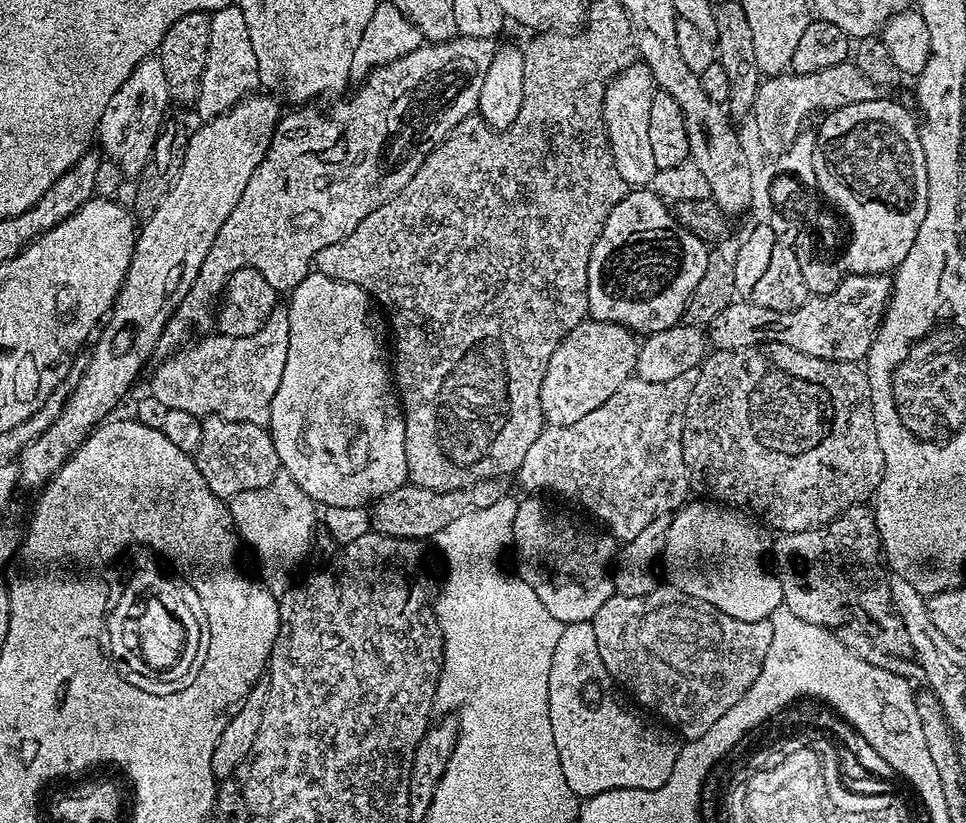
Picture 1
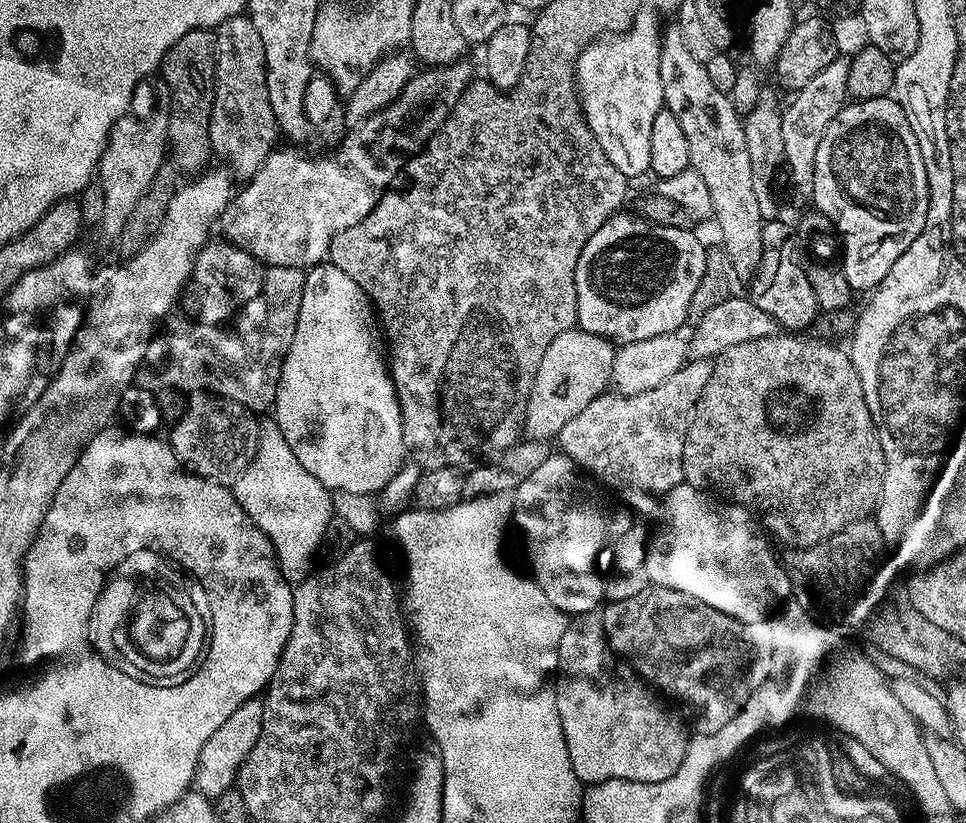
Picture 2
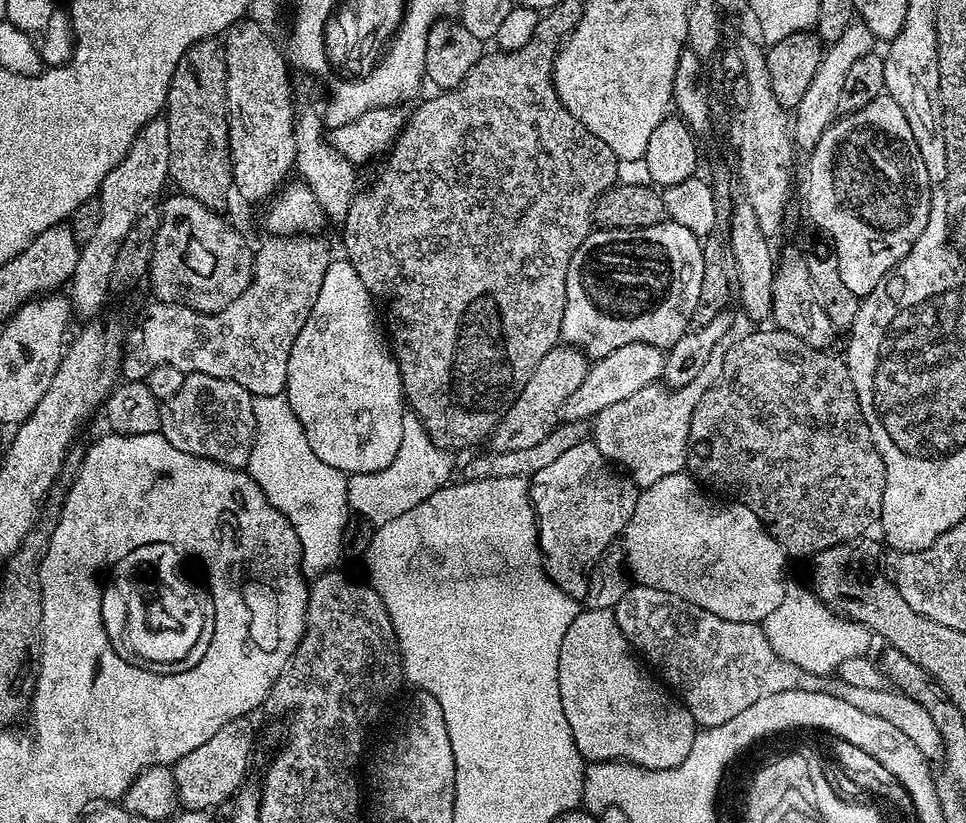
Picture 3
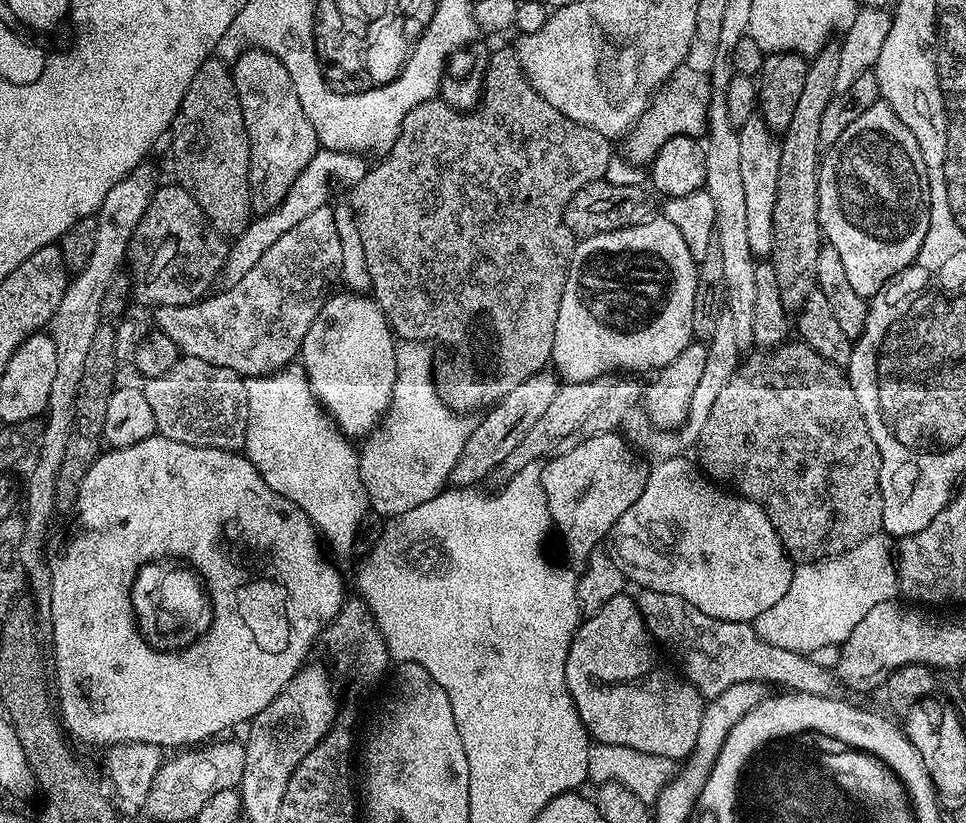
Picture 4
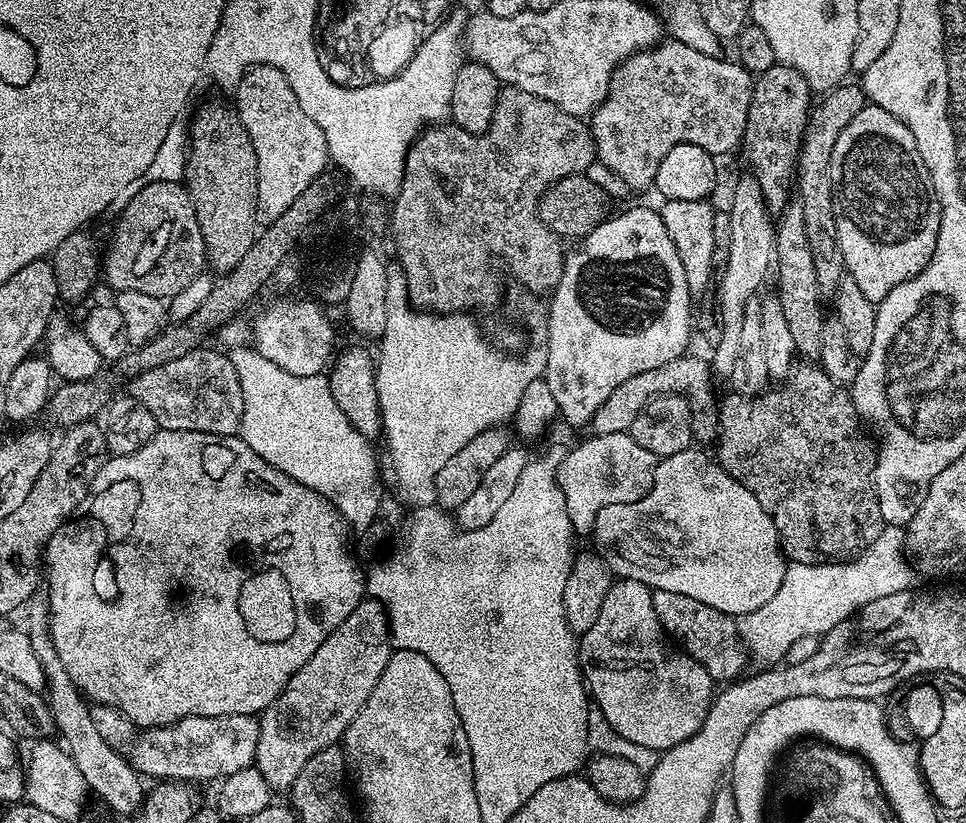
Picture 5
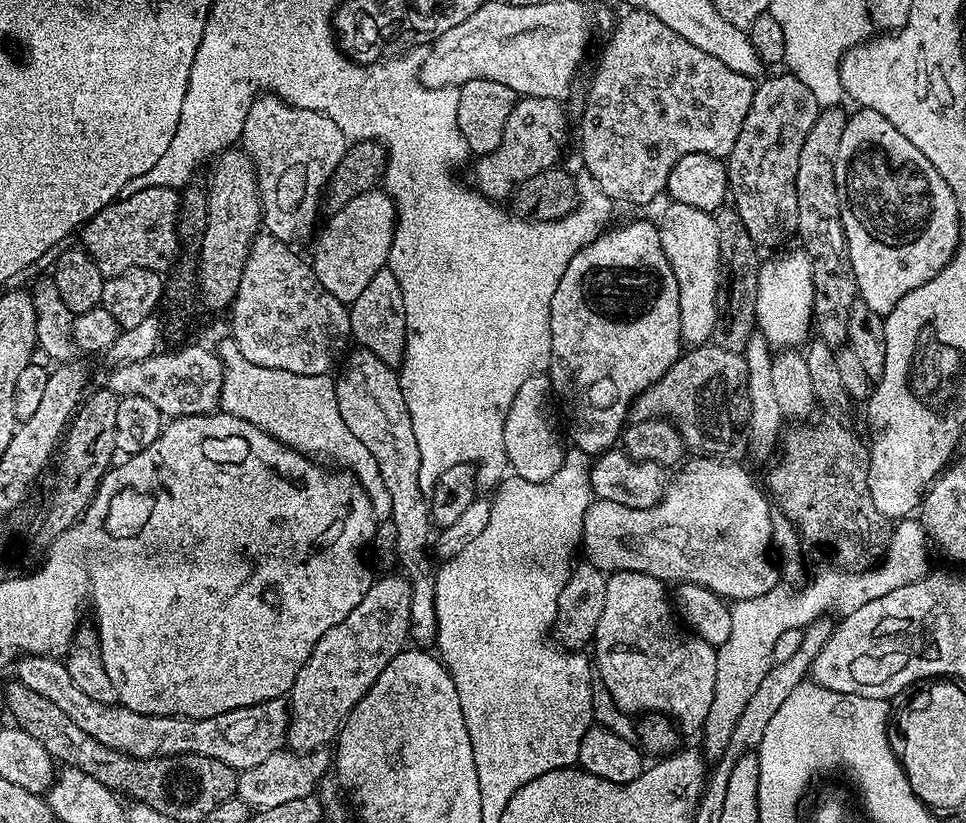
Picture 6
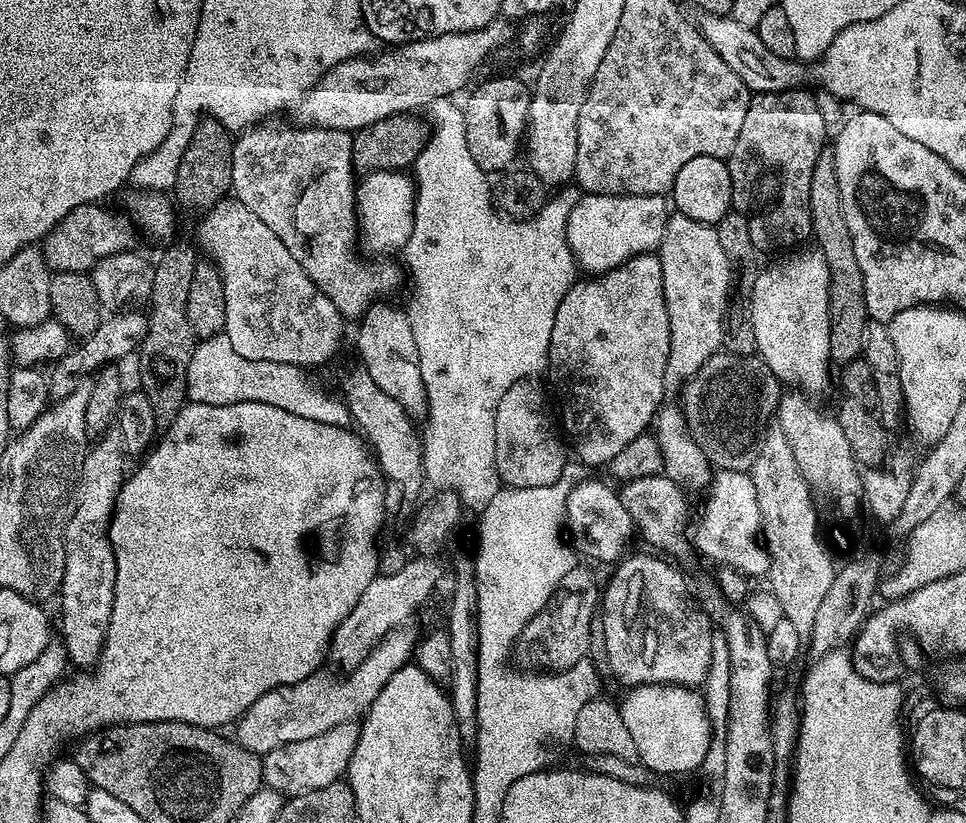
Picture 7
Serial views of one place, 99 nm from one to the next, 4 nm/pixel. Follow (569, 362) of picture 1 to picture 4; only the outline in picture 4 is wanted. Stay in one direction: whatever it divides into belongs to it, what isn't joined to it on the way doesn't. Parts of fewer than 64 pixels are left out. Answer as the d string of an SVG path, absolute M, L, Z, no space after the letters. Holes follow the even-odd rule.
M545 370L526 378L522 386L514 386L506 398L502 398L487 409L475 421L472 433L466 438L466 446L454 462L451 483L457 488L470 488L479 485L479 480L487 481L492 471L522 443L522 438L538 423L538 418L550 406L558 387L558 376L555 371Z

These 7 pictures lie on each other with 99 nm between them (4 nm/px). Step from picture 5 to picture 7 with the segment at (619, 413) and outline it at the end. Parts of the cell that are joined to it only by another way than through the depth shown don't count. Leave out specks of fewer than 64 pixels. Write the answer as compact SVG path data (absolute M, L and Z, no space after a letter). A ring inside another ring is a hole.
M721 350L696 371L682 385L684 393L678 401L688 423L688 430L696 440L696 445L706 454L708 463L713 469L725 472L748 472L752 463L760 453L760 443L770 427L770 421L775 417L776 408L782 395L782 381L772 373L759 355L731 356L727 350Z

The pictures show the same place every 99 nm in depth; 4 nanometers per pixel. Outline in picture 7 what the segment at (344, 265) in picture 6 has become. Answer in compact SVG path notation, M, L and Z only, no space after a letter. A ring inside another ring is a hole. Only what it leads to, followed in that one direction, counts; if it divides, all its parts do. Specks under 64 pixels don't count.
M379 169L377 172L367 173L359 181L356 191L356 215L358 228L362 233L362 244L364 240L365 246L372 252L403 249L414 226L415 205L416 185L407 171Z

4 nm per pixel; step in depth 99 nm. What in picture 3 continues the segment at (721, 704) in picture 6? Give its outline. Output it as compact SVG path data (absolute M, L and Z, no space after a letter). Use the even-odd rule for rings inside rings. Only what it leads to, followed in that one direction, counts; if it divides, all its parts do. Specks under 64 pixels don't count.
M789 583L785 587L781 605L767 616L762 627L780 657L815 676L835 673L842 662L867 655L874 641L874 634L864 624L833 612L815 591L800 584Z

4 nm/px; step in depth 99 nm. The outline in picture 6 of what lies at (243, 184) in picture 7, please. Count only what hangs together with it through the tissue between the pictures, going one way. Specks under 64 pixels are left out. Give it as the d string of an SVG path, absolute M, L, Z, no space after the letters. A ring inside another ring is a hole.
M261 94L246 110L240 140L256 168L260 214L267 235L285 242L311 237L328 179L350 145L342 130L325 112L306 110L285 104L278 96Z

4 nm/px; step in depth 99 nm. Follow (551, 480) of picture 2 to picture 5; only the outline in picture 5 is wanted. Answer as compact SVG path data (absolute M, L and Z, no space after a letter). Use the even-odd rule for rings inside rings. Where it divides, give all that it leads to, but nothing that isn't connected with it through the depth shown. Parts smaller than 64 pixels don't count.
M627 432L618 434L589 435L580 445L569 447L568 457L560 463L556 477L562 494L566 498L568 517L573 533L591 533L592 522L598 510L611 504L623 504L630 500L641 500L652 489L656 477L658 458L650 454Z

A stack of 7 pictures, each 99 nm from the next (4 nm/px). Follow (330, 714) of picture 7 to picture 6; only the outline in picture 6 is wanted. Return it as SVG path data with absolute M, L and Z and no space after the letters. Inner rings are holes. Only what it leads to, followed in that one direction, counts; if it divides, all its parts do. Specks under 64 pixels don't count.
M24 654L15 661L15 668L15 679L19 683L30 686L30 690L34 690L34 694L42 694L42 698L54 702L54 706L58 706L58 710L62 710L62 714L66 714L66 718L70 718L70 722L74 722L74 726L86 730L86 734L90 738L102 742L104 746L117 748L119 752L124 752L134 758L177 756L183 752L189 752L199 756L209 756L218 762L226 762L226 766L243 770L258 766L258 762L266 762L266 758L270 758L270 754L281 751L286 744L290 708L283 699L258 702L254 706L230 710L226 714L218 714L201 720L194 720L190 716L147 716L123 706L94 702L94 698L90 698L84 691L78 690L78 686L74 686L74 682L70 678L70 670L66 670L63 659L54 656L28 656Z

